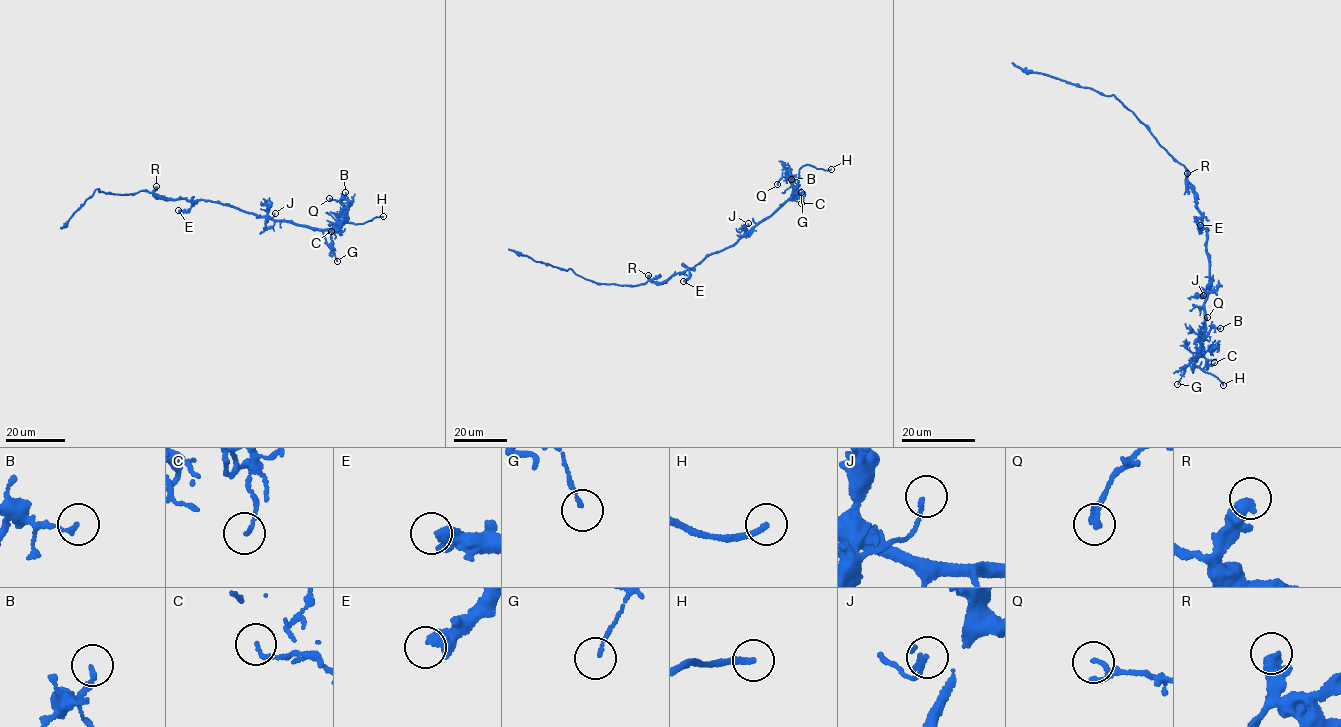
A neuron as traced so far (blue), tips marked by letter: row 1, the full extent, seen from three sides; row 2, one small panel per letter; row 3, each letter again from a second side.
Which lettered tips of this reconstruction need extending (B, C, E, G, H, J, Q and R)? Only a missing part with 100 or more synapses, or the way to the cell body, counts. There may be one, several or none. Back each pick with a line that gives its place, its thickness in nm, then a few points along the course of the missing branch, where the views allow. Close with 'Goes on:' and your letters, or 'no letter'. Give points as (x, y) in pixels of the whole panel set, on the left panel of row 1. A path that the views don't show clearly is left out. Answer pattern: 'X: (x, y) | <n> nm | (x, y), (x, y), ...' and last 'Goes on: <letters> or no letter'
H: (383, 216) | 200 nm | (383, 216), (411, 204), (418, 189)
Goes on: H

